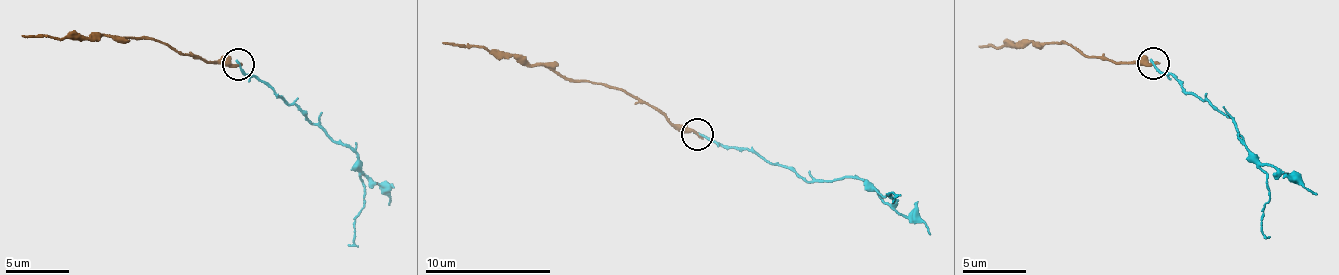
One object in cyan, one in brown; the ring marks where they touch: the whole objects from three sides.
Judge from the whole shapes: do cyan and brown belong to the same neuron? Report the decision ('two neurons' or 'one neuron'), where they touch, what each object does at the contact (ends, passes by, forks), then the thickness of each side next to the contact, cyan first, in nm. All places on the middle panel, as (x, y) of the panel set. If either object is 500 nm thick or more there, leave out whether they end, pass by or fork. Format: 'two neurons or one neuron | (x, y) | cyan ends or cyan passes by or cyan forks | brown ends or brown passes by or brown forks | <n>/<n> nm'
two neurons | (697, 134) | cyan ends | brown ends | 200/300 nm

